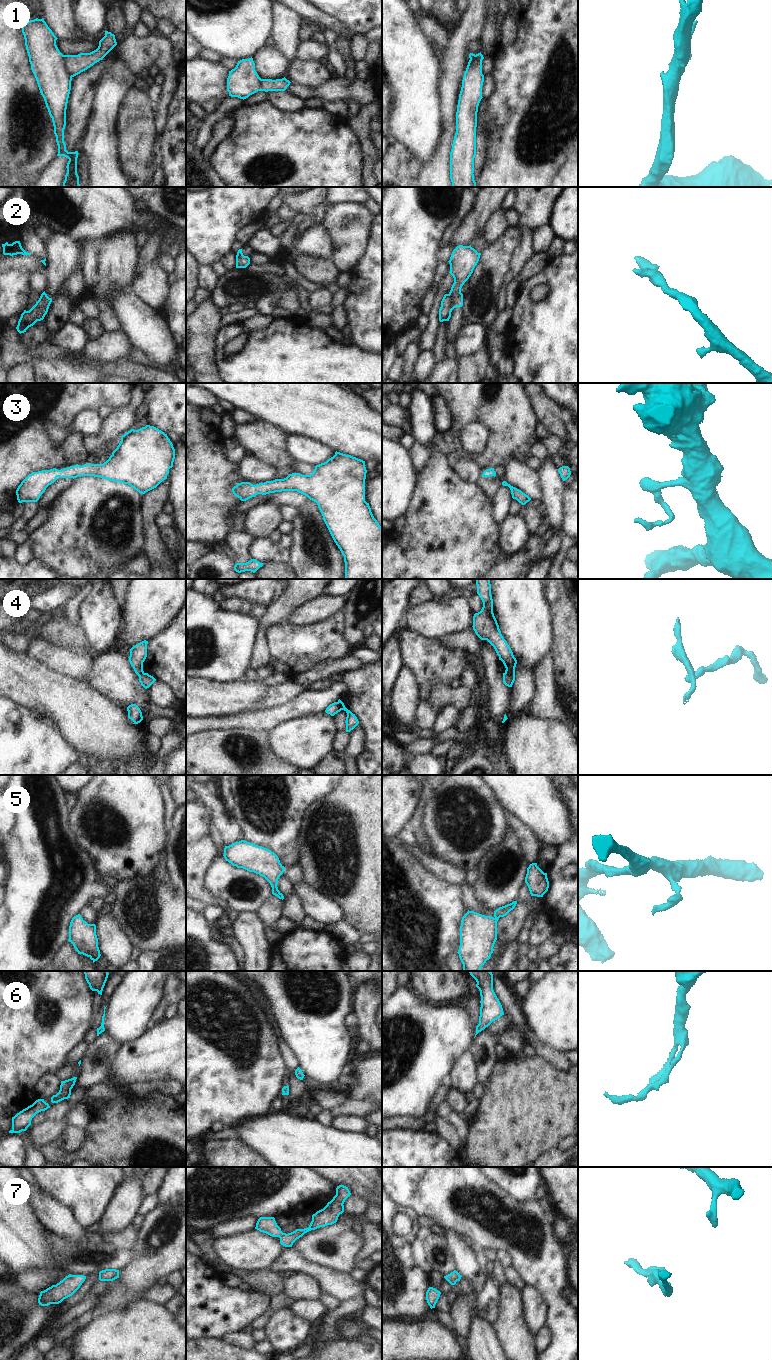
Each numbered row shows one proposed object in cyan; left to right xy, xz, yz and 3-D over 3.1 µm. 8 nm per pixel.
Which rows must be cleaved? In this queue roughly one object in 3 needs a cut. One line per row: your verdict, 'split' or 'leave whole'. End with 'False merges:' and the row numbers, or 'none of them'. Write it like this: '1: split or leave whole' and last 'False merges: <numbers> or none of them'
1: split
2: split
3: leave whole
4: split
5: leave whole
6: leave whole
7: leave whole
False merges: 1, 2, 4

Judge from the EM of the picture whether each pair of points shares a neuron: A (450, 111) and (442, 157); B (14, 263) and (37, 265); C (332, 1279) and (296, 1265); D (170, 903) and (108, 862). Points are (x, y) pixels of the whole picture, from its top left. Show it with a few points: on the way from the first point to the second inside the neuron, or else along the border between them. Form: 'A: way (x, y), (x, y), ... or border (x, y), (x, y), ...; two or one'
A: way (450, 122), (448, 141), (445, 146); one
B: way (20, 263), (31, 264); one
C: way (323, 1275), (305, 1266); one
D: border (149, 875), (117, 882); two

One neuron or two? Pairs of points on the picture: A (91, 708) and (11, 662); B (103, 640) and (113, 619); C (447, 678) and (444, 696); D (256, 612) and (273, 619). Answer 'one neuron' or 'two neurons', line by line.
A: one neuron
B: one neuron
C: two neurons
D: two neurons

